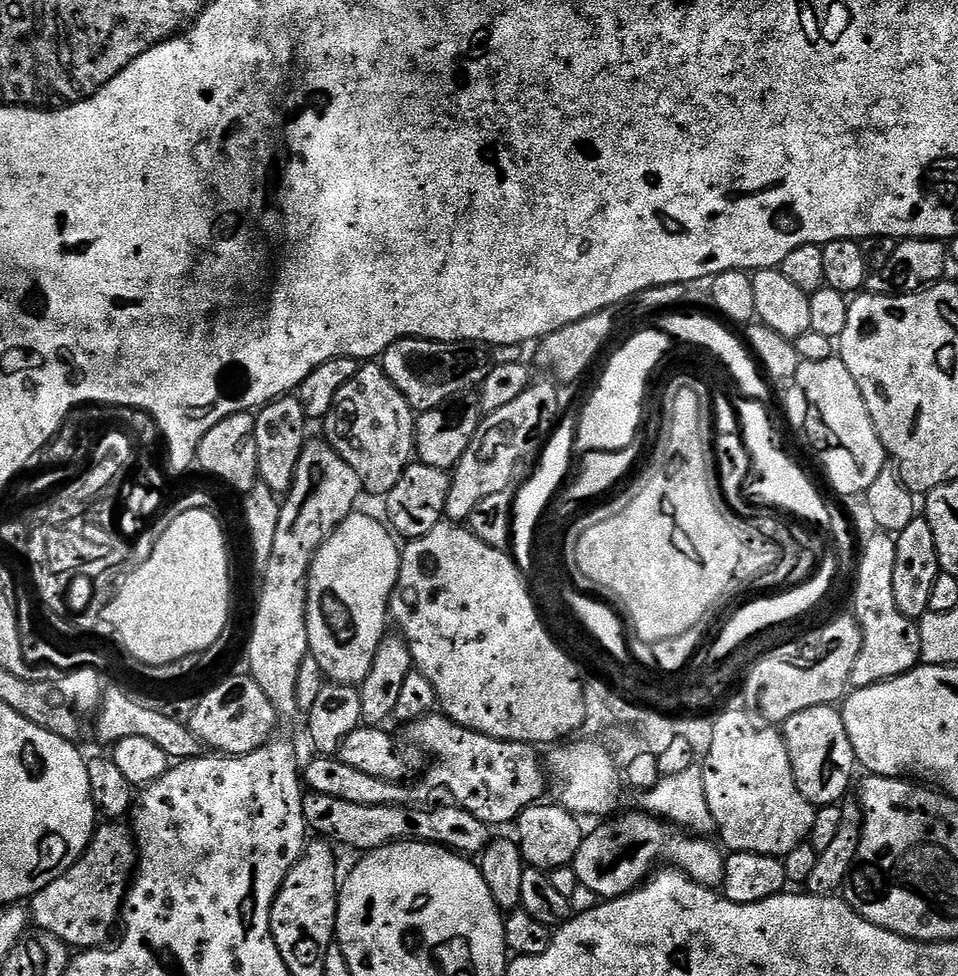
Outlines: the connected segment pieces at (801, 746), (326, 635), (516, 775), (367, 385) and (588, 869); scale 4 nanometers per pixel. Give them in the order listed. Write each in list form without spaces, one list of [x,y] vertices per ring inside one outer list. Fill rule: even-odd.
[[[823,704],[810,706],[810,710],[798,710],[798,714],[784,721],[782,735],[790,754],[794,782],[802,798],[814,806],[839,805],[849,795],[852,775],[858,772],[854,746],[850,746],[850,734],[846,734],[841,709]]]
[[[360,510],[353,511],[326,538],[308,571],[308,651],[317,660],[323,675],[334,684],[360,685],[366,674],[370,674],[370,666],[374,666],[374,654],[378,654],[378,646],[386,635],[384,627],[390,624],[390,601],[398,582],[402,548],[397,537],[381,524],[372,516],[363,516]]]
[[[443,714],[418,718],[407,725],[406,732],[422,751],[429,752],[436,759],[436,765],[424,776],[425,786],[444,787],[459,807],[472,812],[483,824],[511,825],[523,808],[545,799],[546,772],[542,767],[542,756],[531,744],[490,738],[455,724]]]
[[[368,362],[340,392],[336,407],[327,417],[326,439],[345,462],[358,474],[363,491],[387,497],[388,491],[402,478],[416,456],[417,413],[406,402],[402,390],[376,362]]]
[[[641,810],[633,811],[625,816],[616,814],[605,819],[601,828],[581,839],[578,854],[570,865],[576,872],[579,887],[590,890],[601,901],[617,900],[640,887],[661,862],[679,868],[695,884],[703,884],[705,888],[715,889],[723,885],[726,856],[715,843],[711,844],[711,839],[685,834],[674,830],[673,825],[663,819]]]

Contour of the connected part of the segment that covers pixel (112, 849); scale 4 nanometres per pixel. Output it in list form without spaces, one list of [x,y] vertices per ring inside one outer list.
[[[120,822],[101,823],[80,858],[67,865],[48,885],[32,895],[31,923],[37,924],[35,927],[39,931],[49,932],[67,944],[69,949],[91,950],[101,947],[107,941],[104,939],[112,923],[115,920],[117,923],[137,860],[131,831]]]

